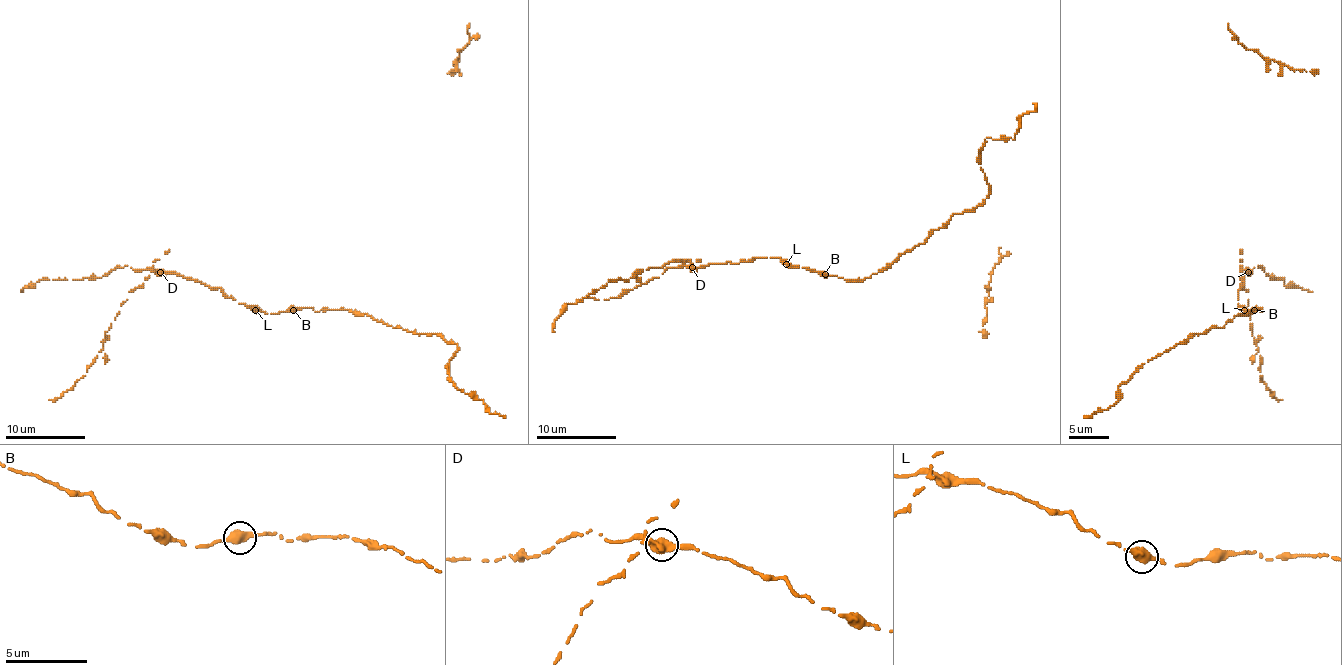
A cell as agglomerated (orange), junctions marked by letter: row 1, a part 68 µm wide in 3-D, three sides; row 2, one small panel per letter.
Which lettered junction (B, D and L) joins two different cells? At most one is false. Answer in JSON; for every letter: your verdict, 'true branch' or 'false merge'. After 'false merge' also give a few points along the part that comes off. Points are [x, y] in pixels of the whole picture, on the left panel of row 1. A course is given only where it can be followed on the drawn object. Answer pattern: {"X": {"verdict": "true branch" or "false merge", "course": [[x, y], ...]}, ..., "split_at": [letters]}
{"B": {"verdict": "true branch"}, "D": {"verdict": "false merge", "course": [[161, 272], [151, 272], [143, 284], [131, 290], [105, 334], [103, 348], [85, 376], [59, 398], [49, 400]]}, "L": {"verdict": "true branch"}, "split_at": ["D"]}

